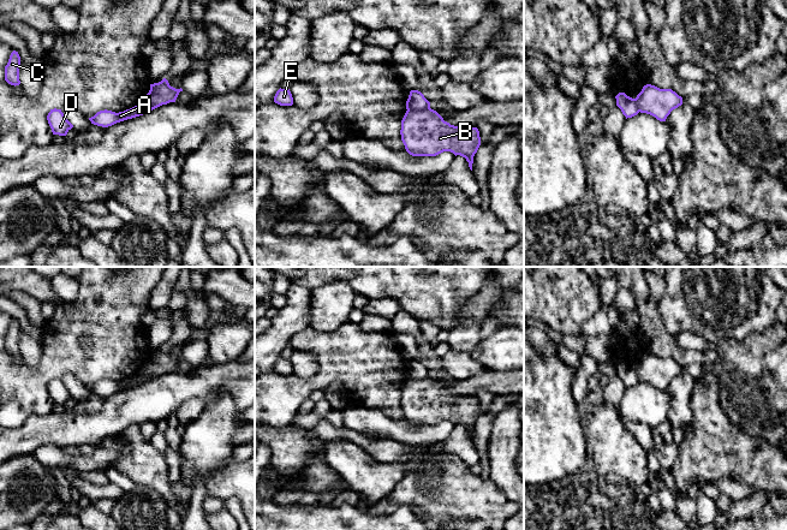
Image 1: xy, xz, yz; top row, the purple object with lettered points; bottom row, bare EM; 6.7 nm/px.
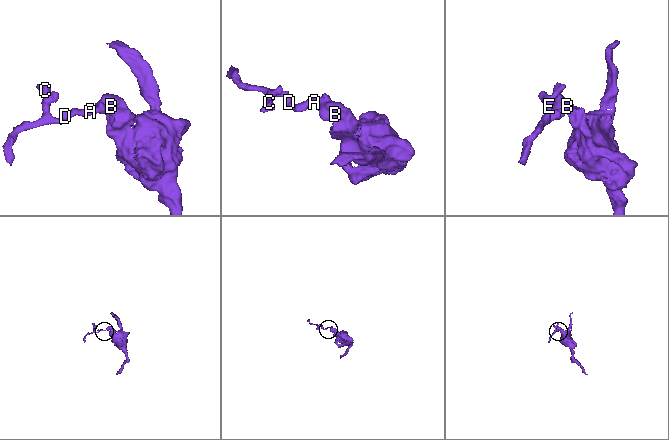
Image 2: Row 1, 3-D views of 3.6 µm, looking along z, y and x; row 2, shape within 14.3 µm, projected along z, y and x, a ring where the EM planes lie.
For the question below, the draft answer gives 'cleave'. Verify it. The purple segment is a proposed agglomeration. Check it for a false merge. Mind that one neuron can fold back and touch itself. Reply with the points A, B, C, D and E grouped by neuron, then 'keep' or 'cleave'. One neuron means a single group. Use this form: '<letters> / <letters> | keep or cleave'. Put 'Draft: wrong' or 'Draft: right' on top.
Draft: right
A C D E / B | cleave

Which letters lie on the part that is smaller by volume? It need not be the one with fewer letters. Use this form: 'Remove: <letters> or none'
Remove: A, C, D, E

